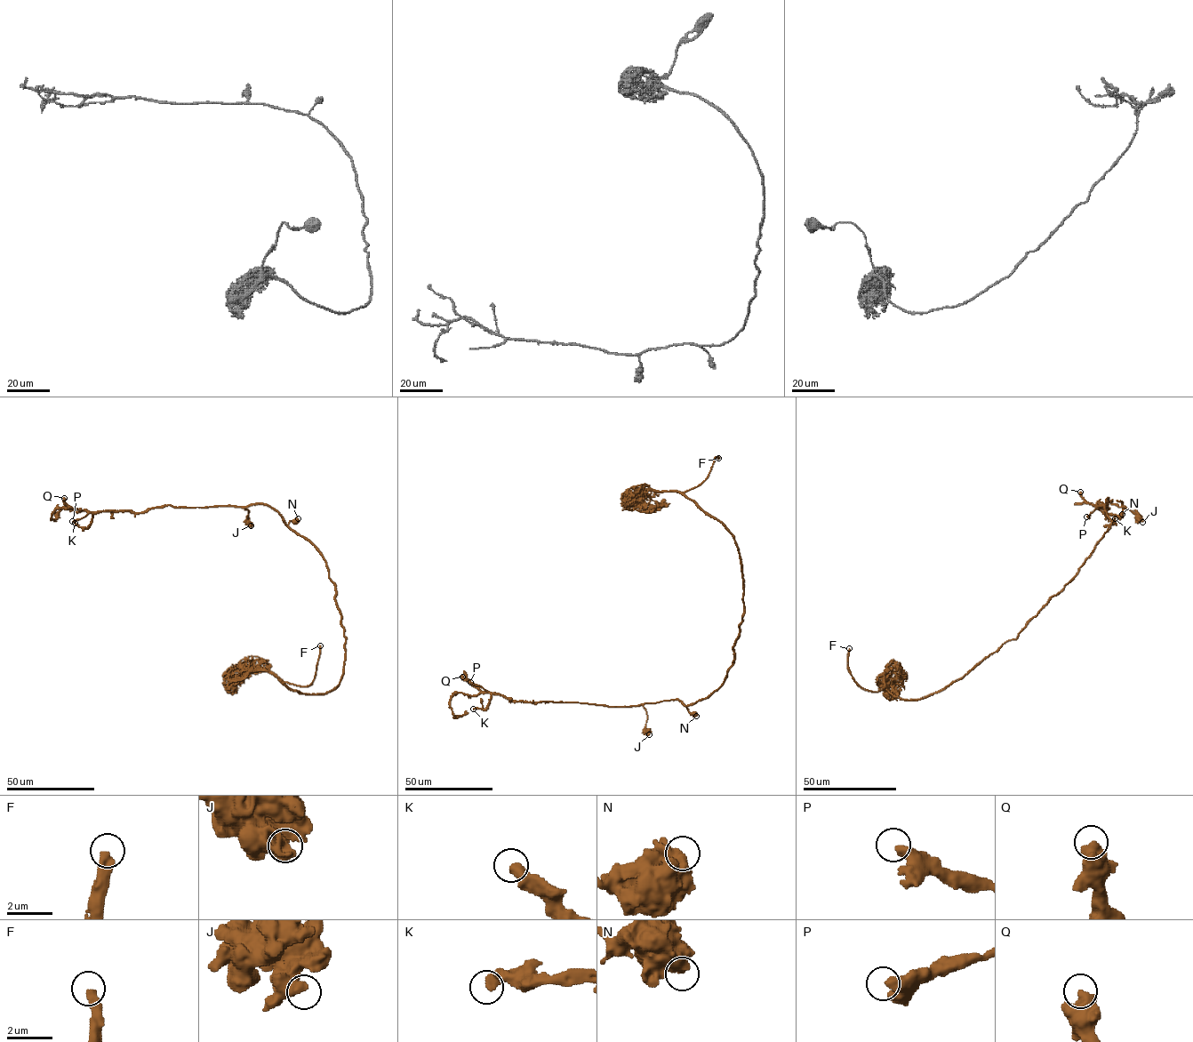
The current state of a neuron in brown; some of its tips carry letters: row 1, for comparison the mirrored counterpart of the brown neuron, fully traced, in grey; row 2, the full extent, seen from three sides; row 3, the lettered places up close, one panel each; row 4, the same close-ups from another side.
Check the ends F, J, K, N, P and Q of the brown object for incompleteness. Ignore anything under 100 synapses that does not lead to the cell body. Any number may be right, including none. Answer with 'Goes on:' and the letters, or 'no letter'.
Goes on: F

